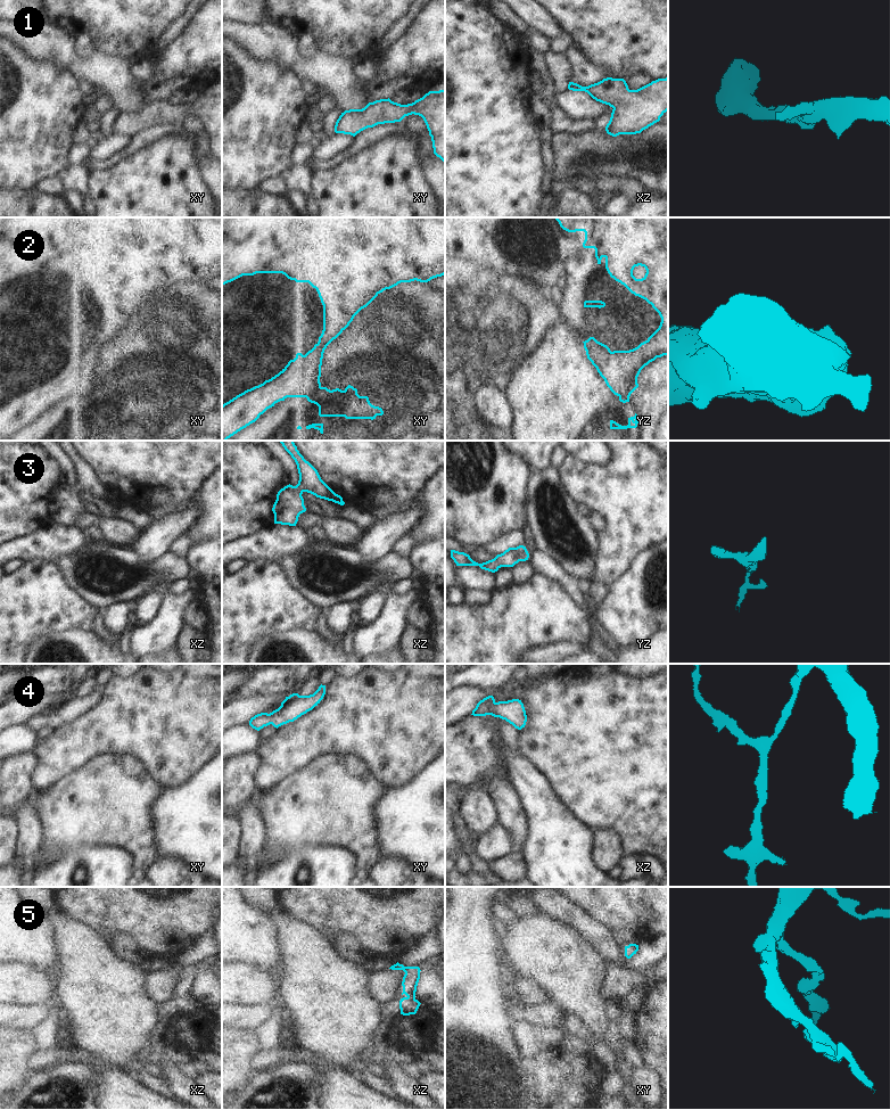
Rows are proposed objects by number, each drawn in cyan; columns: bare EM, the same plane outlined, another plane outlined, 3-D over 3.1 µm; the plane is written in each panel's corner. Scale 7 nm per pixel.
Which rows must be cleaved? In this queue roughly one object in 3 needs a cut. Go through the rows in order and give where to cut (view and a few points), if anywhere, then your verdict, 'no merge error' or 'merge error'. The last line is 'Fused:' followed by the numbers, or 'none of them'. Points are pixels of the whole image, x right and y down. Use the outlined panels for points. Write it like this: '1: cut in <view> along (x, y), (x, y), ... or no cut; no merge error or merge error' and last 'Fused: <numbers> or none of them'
1: no cut; no merge error
2: cut in xy along (320, 385), (313, 395), (306, 397); merge error
3: no cut; no merge error
4: no cut; no merge error
5: no cut; no merge error
Fused: 2

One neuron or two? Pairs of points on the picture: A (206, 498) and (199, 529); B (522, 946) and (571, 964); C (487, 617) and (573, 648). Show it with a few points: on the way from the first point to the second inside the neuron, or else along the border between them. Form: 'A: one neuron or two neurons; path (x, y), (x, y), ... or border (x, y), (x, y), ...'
A: one neuron; path (207, 506), (207, 521)
B: one neuron; path (535, 946), (554, 954), (559, 959)
C: two neurons; border (582, 641), (553, 641), (535, 644), (529, 648)

